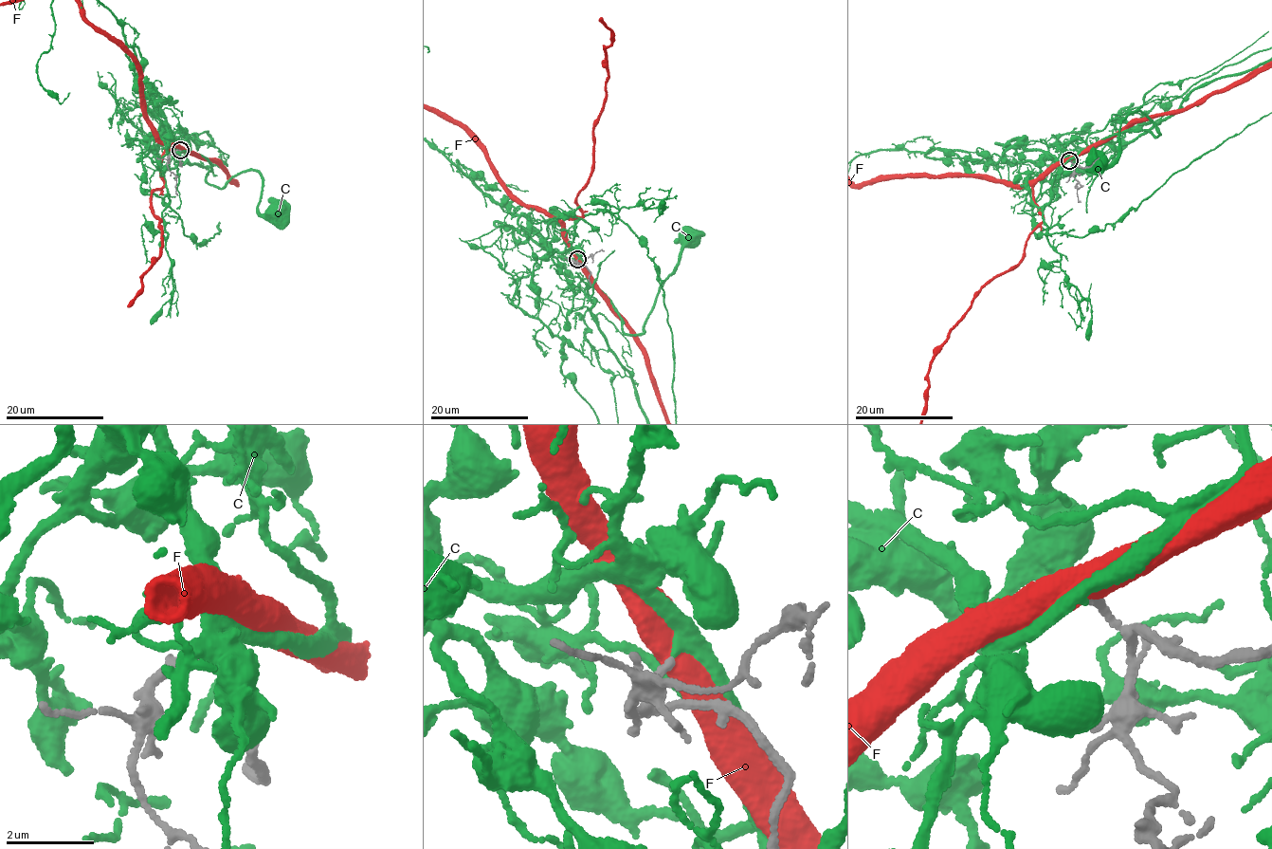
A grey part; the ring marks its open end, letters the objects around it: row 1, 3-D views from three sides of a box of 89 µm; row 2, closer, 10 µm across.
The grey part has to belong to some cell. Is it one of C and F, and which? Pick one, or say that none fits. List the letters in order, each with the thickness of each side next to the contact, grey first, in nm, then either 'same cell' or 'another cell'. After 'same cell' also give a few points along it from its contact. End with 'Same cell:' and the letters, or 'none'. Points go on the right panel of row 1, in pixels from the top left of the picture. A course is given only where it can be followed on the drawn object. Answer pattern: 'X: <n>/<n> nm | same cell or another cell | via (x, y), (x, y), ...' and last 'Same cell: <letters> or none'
C: 160/300 nm | same cell | via (1069, 160), (1106, 137), (1160, 134), (1135, 110), (1120, 123), (1117, 159), (1107, 165), (1099, 159)
F: 160/550 nm | another cell
Same cell: C

